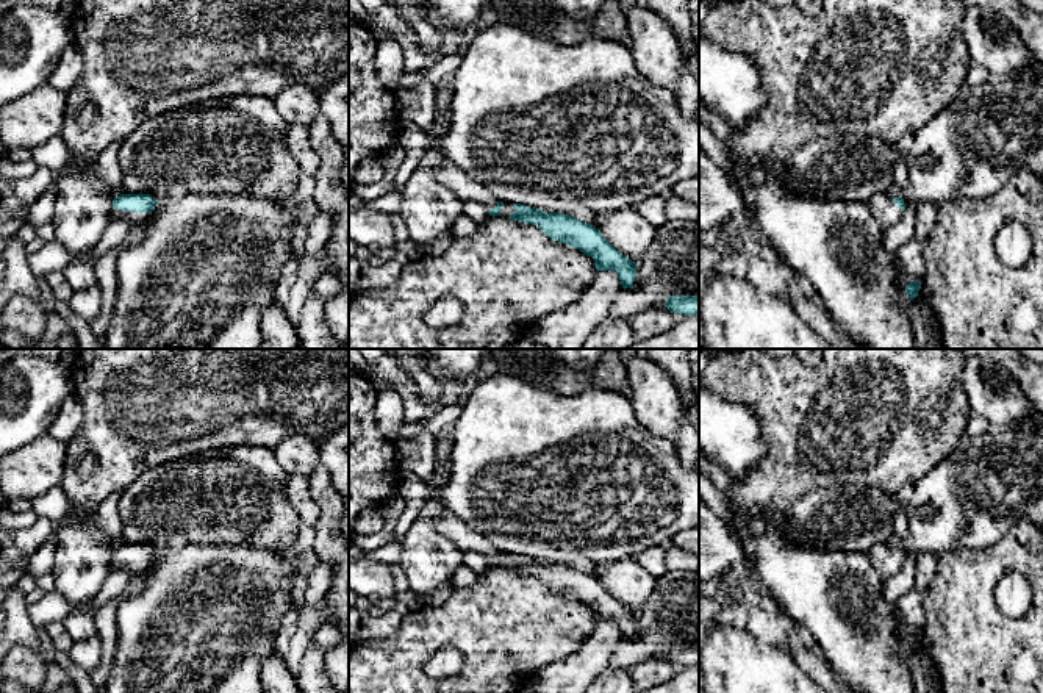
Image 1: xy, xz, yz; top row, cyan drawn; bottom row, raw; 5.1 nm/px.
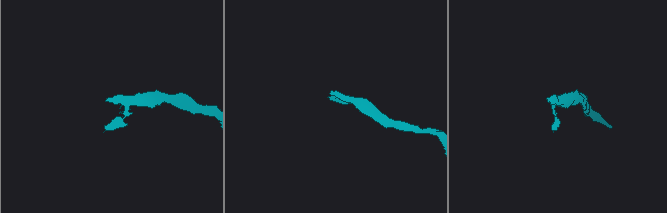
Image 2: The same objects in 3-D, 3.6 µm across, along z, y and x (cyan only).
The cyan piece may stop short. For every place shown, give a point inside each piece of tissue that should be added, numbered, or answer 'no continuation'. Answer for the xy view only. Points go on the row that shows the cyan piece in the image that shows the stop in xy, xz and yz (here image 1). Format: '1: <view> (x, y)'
1: xy (132, 218)

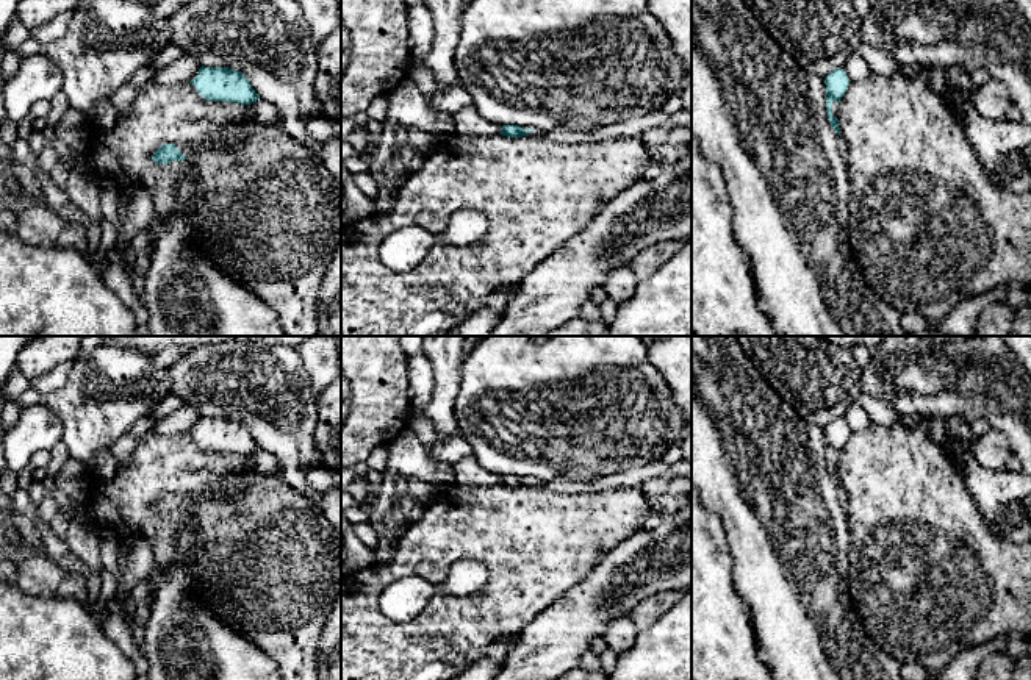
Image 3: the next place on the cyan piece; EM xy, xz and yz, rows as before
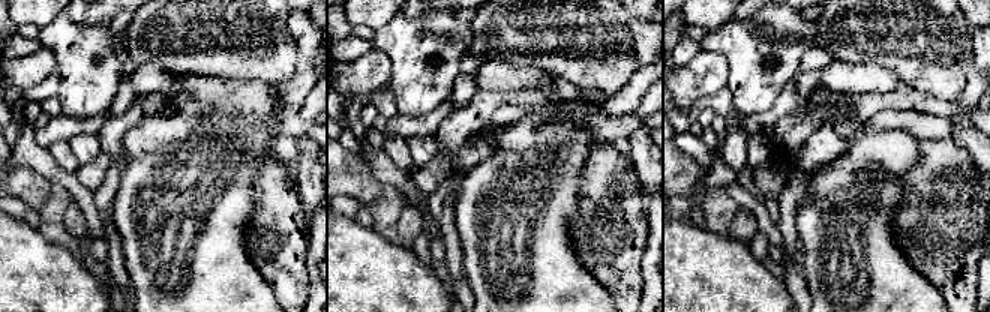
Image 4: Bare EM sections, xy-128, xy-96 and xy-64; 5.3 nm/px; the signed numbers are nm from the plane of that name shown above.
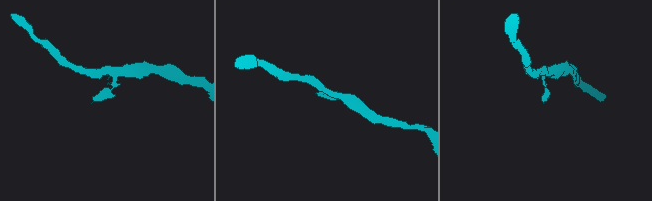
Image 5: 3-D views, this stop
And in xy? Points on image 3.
no continuation

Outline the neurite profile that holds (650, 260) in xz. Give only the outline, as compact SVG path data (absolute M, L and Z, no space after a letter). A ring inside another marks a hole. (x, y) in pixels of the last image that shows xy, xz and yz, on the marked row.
M665 241L641 250L630 263L632 272L638 280L648 278L659 270L682 245L685 241Z

